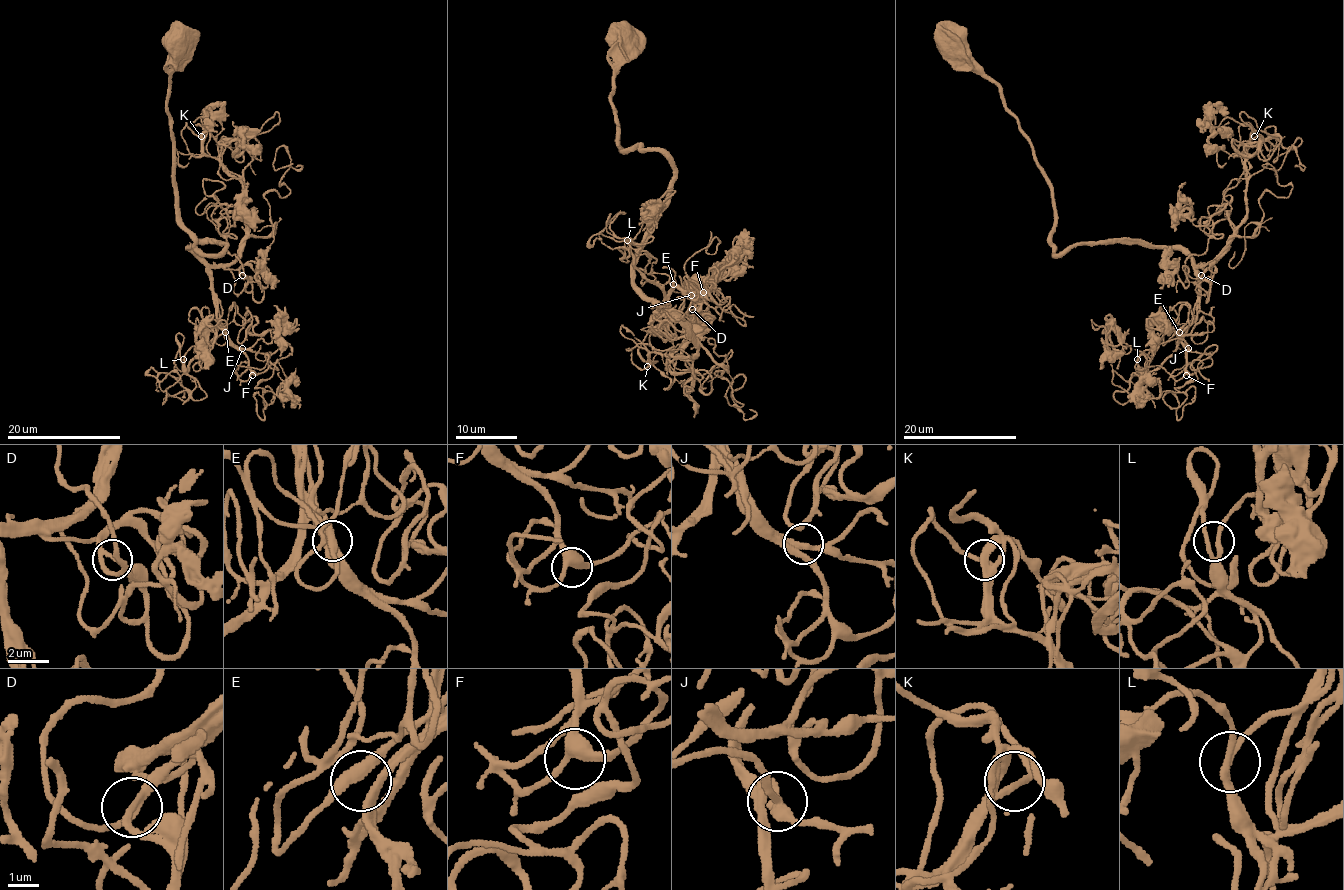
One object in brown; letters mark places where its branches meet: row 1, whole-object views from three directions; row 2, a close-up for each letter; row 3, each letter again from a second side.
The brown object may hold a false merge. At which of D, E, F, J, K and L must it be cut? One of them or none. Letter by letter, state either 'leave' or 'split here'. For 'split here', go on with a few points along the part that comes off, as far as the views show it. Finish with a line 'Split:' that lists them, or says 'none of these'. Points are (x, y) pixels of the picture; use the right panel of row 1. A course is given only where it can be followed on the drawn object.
D: leave
E: leave
F: leave
J: leave
K: leave
L: leave
Split: none of these

